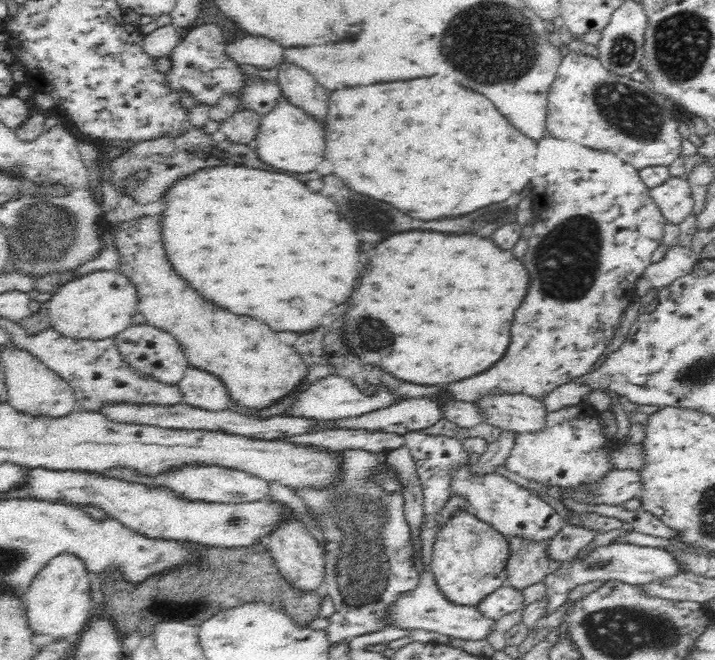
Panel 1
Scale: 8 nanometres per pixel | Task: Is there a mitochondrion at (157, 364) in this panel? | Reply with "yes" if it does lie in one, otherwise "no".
no

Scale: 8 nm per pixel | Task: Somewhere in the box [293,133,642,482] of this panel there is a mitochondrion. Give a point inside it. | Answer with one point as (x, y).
(567, 258)

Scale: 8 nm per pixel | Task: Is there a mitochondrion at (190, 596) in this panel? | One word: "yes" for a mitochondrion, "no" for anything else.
yes

